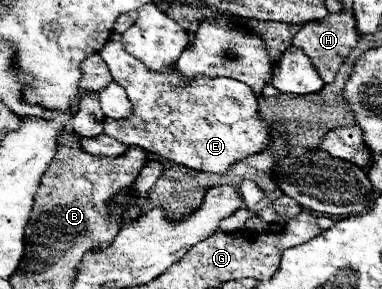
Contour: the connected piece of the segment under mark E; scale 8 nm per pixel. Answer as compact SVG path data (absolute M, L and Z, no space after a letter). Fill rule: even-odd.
M116 32L98 54L132 102L132 116L104 122L108 136L126 146L140 146L148 154L152 152L176 164L220 176L224 176L234 162L266 150L270 130L258 116L258 98L244 82L208 76L194 76L182 82L174 66L164 68L164 72L152 72L124 50L124 42Z

